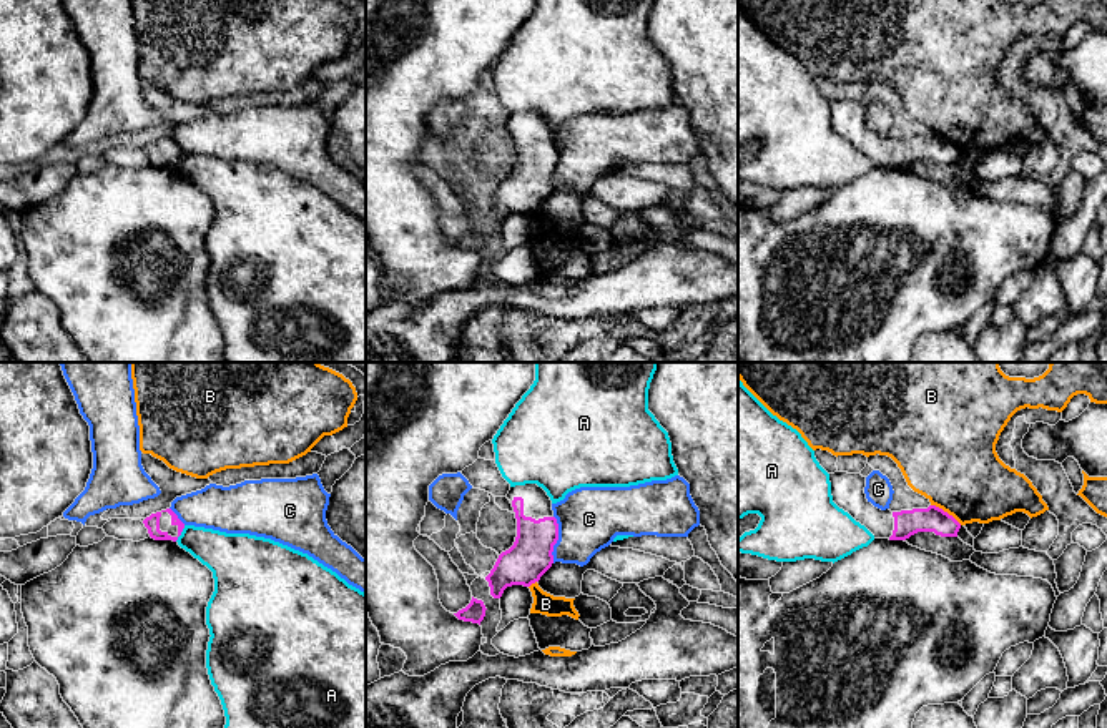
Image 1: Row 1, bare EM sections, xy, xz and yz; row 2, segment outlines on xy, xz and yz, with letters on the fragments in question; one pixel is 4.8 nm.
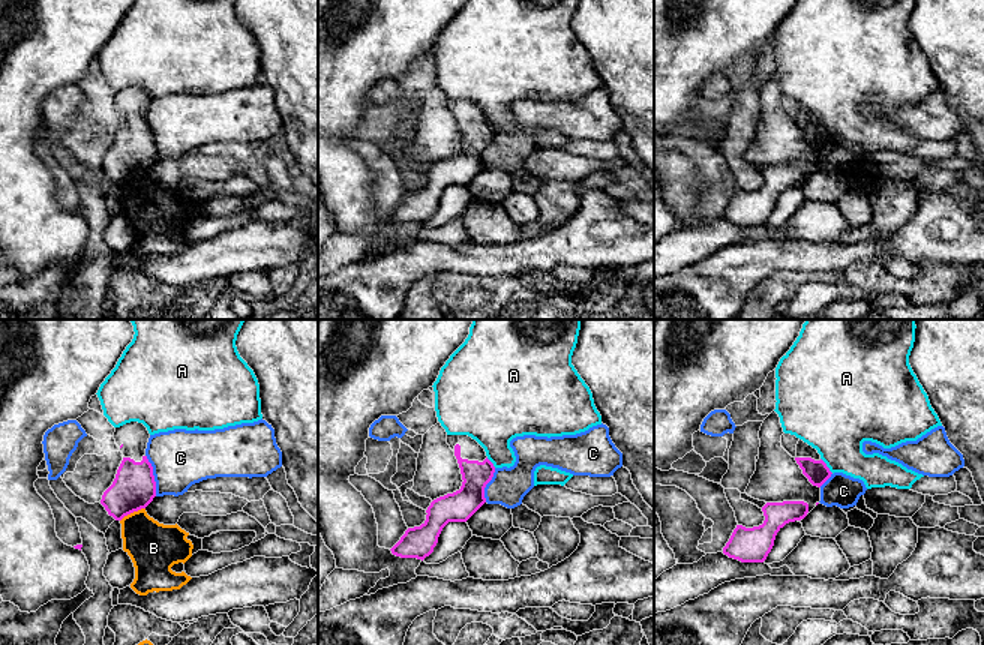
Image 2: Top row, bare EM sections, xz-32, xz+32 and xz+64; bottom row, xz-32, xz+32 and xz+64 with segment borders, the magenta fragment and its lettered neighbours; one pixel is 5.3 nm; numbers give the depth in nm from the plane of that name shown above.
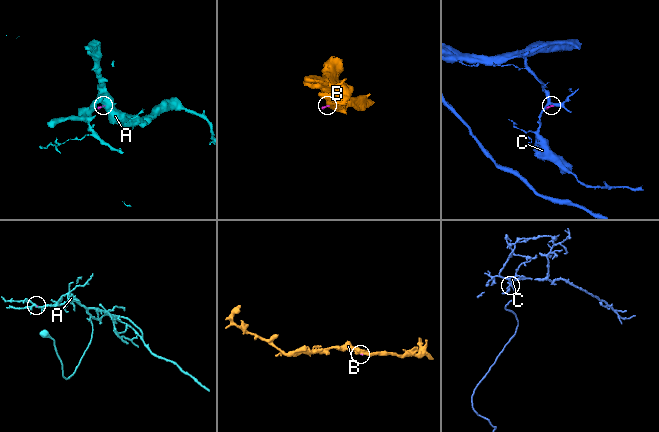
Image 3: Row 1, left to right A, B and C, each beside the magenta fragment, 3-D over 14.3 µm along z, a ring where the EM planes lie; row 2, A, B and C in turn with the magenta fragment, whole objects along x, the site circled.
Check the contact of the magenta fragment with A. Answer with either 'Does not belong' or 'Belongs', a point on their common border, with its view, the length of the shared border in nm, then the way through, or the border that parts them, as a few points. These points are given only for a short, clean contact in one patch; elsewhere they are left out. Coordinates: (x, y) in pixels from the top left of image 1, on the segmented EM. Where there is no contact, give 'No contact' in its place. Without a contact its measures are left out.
Does not belong. Touches magenta at xy (180, 534). Shared border 90 nm. Boundary: xy (185, 526), (175, 541)

